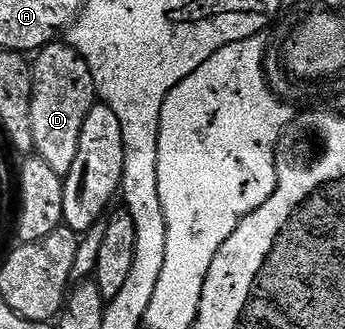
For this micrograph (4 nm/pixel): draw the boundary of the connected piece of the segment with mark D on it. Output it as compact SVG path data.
M49 45L35 56L36 64L30 67L30 98L28 101L28 126L32 132L32 145L35 154L50 165L50 169L57 171L62 177L72 174L72 166L78 157L78 145L82 137L82 125L86 125L86 117L90 113L92 104L98 99L98 79L92 76L93 64L76 50L75 46L56 47Z

